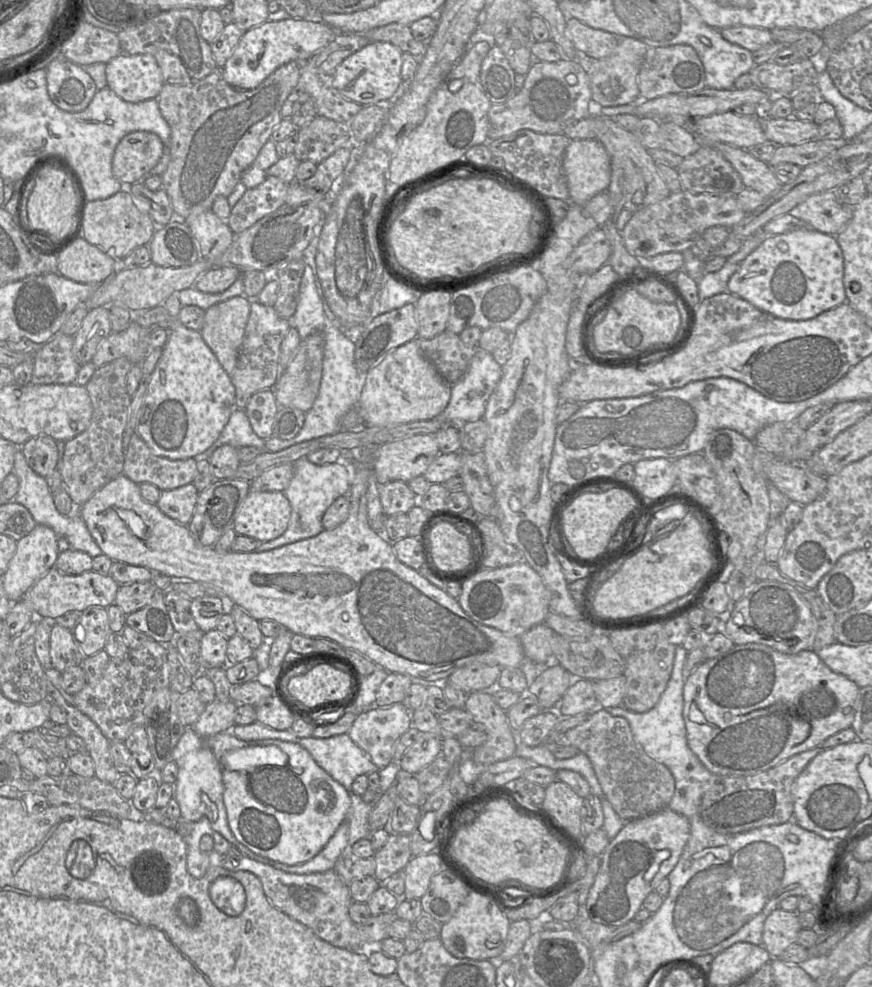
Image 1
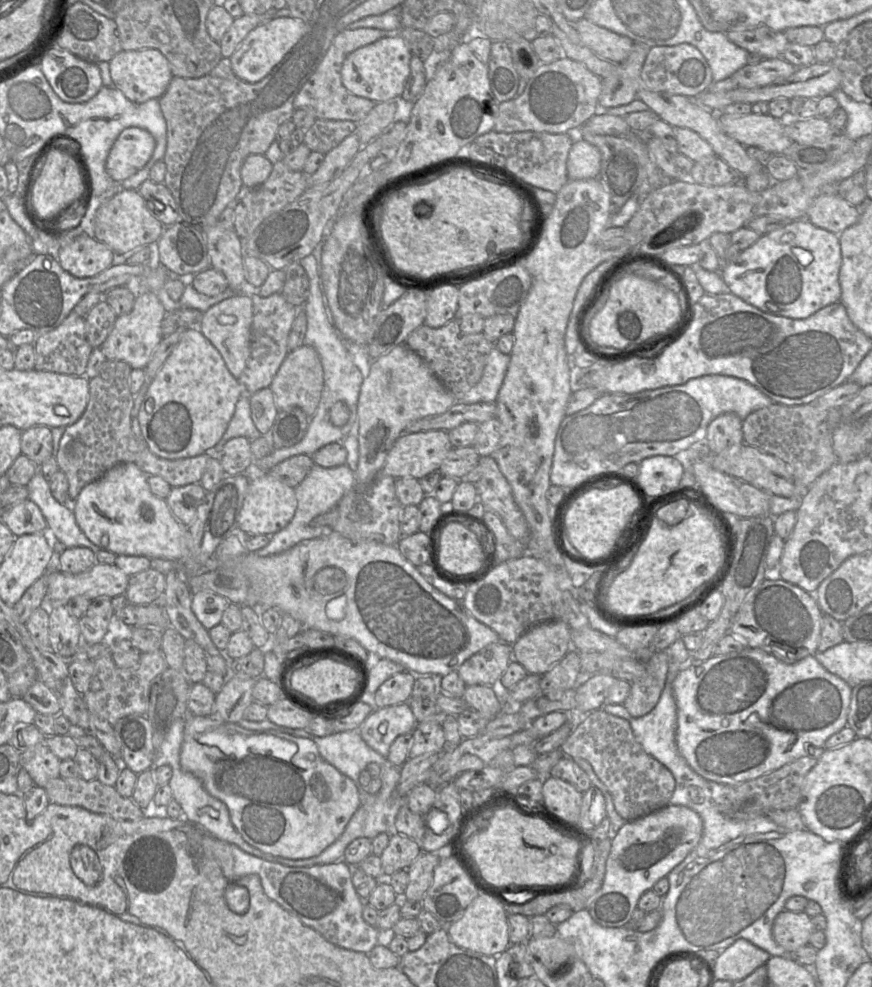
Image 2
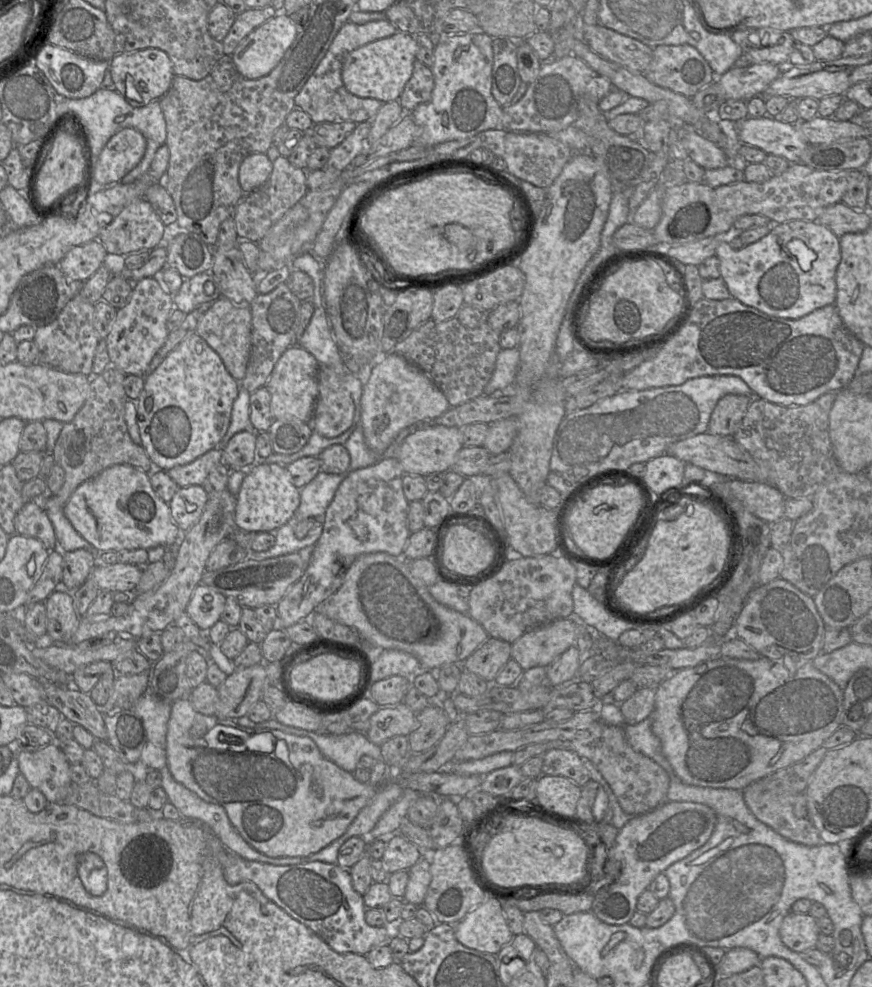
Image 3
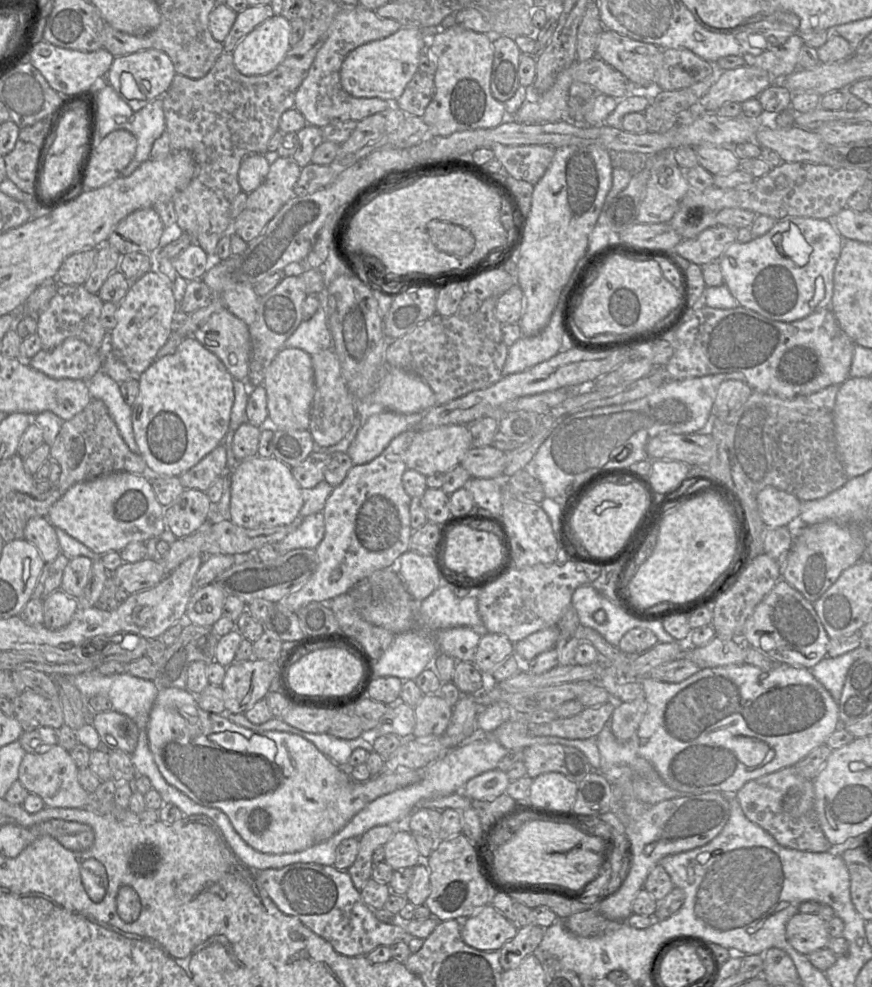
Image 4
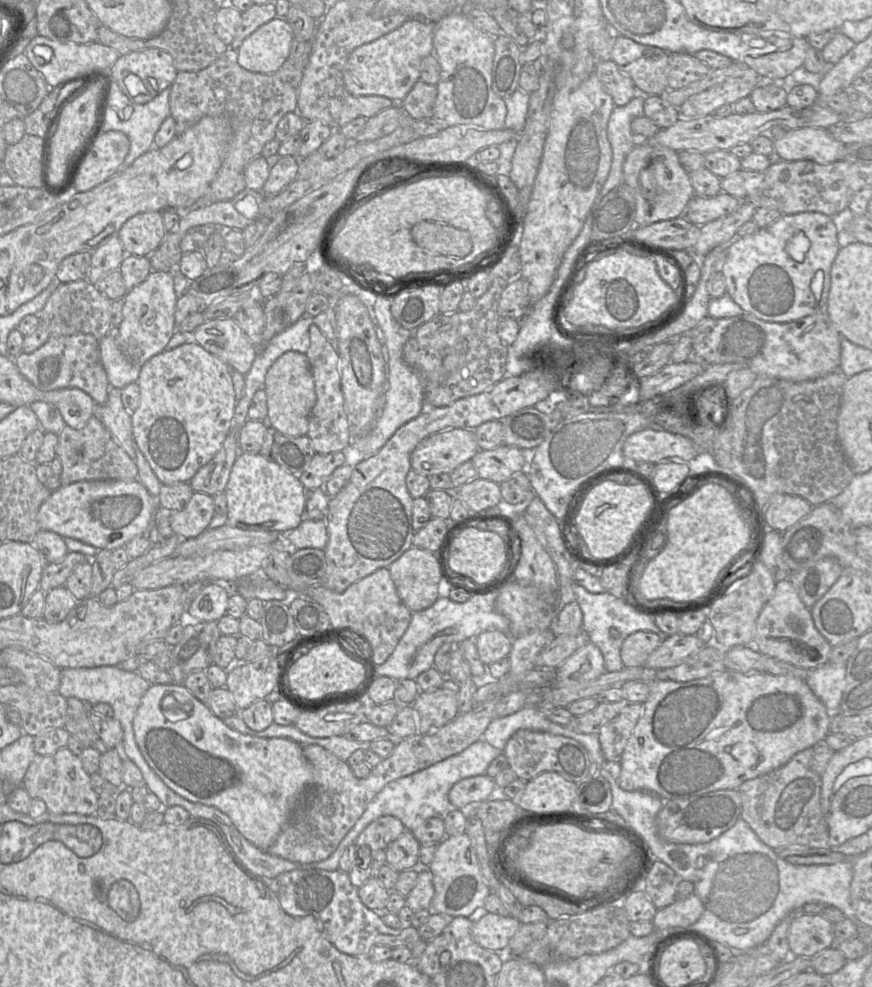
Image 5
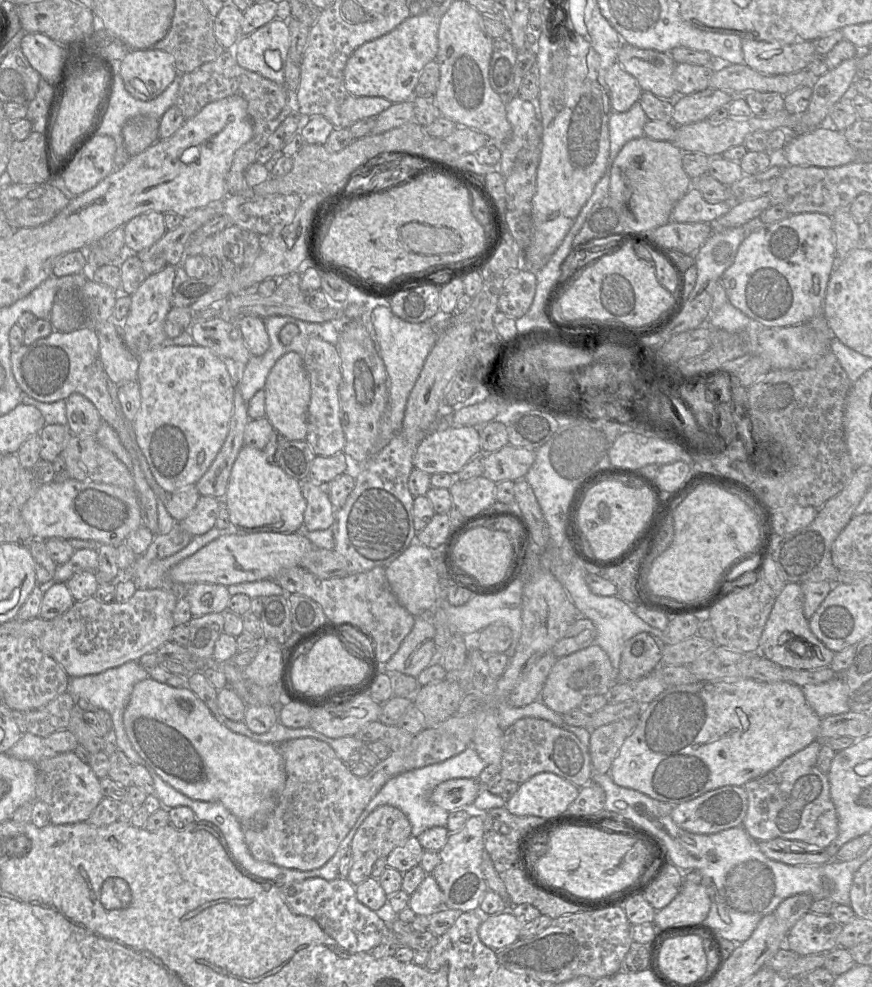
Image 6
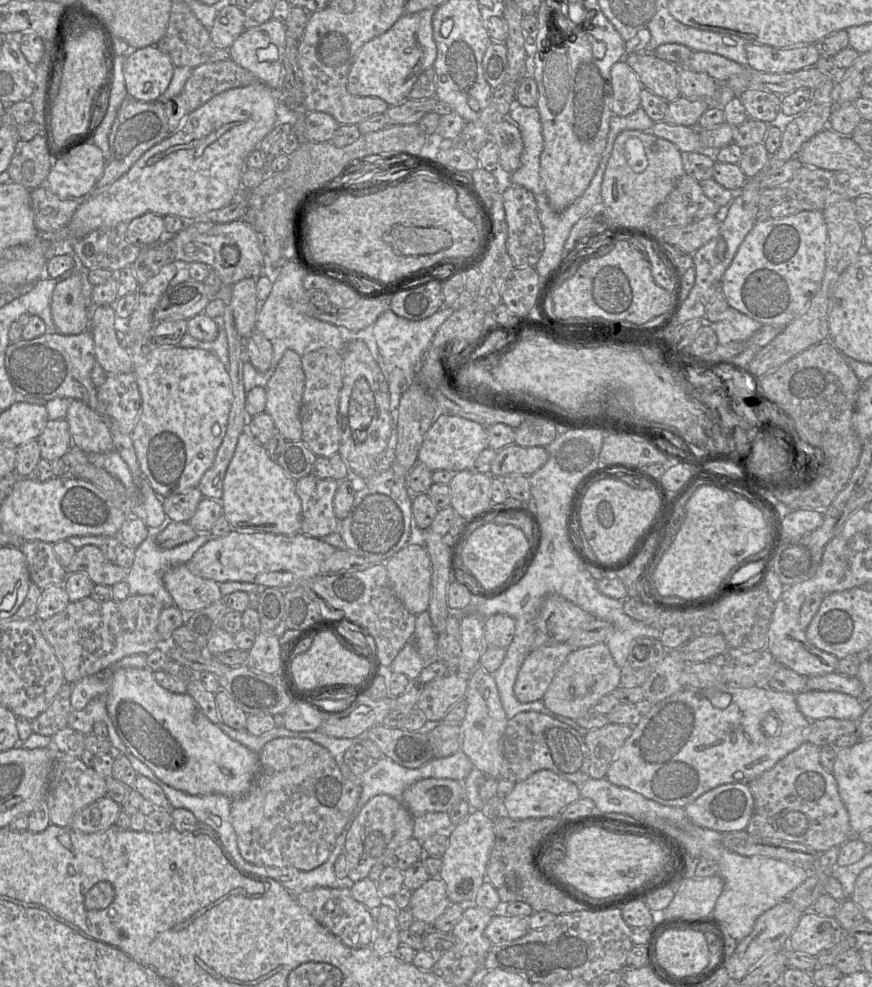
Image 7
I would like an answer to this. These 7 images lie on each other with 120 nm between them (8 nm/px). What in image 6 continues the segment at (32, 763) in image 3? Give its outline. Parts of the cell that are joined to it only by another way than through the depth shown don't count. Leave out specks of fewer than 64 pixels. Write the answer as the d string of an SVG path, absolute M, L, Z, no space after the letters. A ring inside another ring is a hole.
M73 751L38 761L36 799L48 806L50 823L64 825L86 822L103 798L100 779Z

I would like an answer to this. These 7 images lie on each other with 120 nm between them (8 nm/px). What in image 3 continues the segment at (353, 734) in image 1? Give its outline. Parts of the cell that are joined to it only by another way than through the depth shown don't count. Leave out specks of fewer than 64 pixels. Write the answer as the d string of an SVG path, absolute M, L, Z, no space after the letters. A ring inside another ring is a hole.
M404 702L395 706L380 707L369 720L367 738L381 746L392 737L409 736L416 725L416 713Z

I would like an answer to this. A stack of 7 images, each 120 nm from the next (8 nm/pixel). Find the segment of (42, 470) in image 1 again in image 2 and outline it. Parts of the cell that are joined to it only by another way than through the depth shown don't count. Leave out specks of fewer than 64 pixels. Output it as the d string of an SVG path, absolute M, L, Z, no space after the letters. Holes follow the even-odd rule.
M34 426L21 433L21 453L37 466L52 456L53 440L51 428Z

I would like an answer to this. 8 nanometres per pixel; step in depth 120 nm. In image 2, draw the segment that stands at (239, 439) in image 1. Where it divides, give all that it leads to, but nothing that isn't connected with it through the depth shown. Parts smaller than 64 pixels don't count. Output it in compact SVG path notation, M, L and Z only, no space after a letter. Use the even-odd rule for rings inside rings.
M241 396L236 404L234 415L224 435L214 447L213 454L218 455L226 442L231 438L245 437L252 441L259 438L261 435L252 420L249 399Z

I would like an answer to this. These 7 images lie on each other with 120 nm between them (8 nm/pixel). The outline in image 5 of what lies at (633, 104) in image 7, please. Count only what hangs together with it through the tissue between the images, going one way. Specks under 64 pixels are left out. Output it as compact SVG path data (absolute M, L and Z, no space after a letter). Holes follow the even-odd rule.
M611 60L601 61L595 65L595 75L610 94L615 106L624 106L635 97L635 84Z

